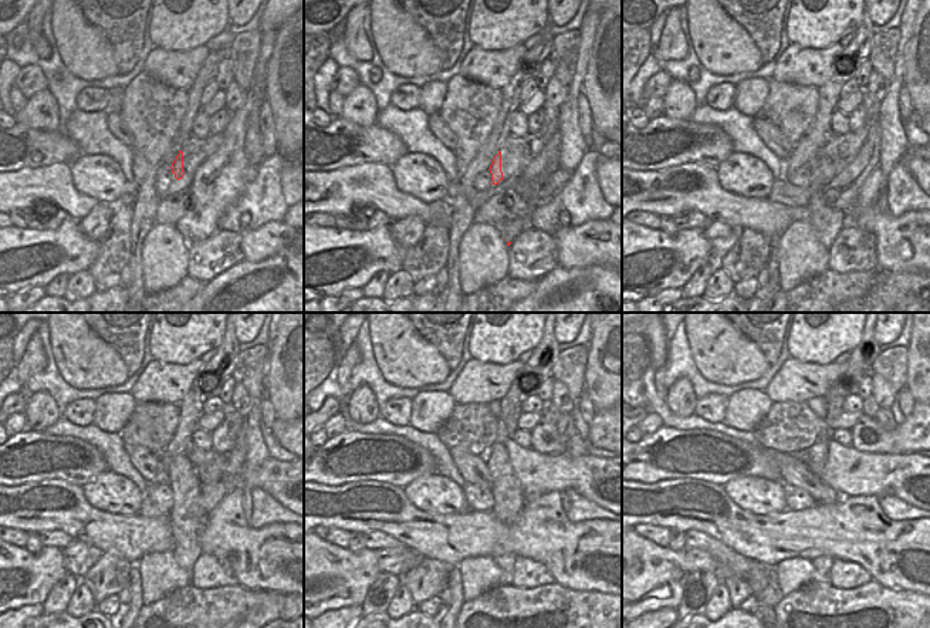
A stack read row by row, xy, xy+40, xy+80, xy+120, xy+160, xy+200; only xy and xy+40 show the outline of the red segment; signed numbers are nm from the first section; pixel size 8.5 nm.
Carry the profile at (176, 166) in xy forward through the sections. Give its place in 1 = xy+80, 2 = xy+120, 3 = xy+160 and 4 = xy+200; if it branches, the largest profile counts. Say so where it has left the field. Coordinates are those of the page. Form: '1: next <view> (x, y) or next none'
1: next xy+80 (827, 219)
2: next xy+120 (186, 520)
3: next xy+160 (506, 513)
4: next xy+200 (822, 564)

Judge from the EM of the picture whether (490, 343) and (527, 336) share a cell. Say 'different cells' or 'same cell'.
same cell

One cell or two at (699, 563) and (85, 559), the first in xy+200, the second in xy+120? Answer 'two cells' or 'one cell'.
one cell

